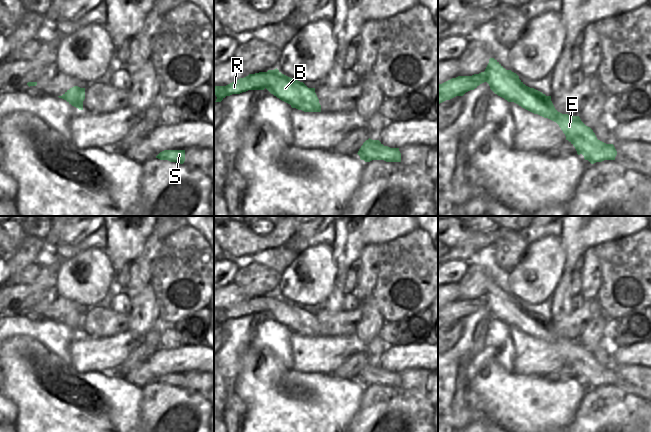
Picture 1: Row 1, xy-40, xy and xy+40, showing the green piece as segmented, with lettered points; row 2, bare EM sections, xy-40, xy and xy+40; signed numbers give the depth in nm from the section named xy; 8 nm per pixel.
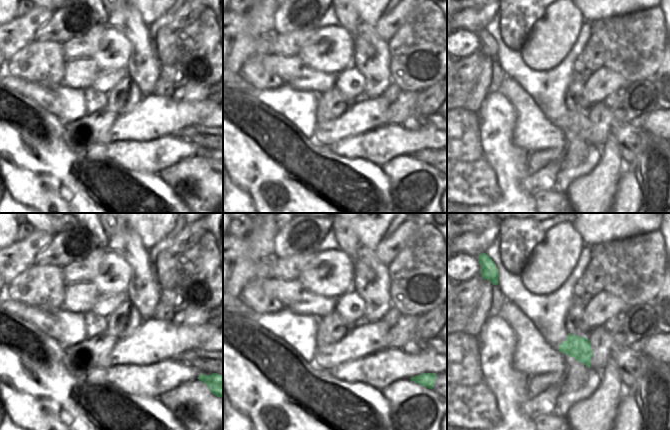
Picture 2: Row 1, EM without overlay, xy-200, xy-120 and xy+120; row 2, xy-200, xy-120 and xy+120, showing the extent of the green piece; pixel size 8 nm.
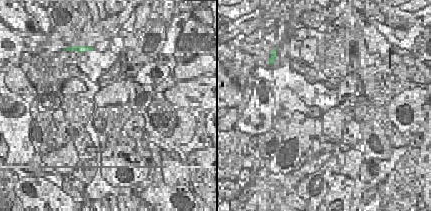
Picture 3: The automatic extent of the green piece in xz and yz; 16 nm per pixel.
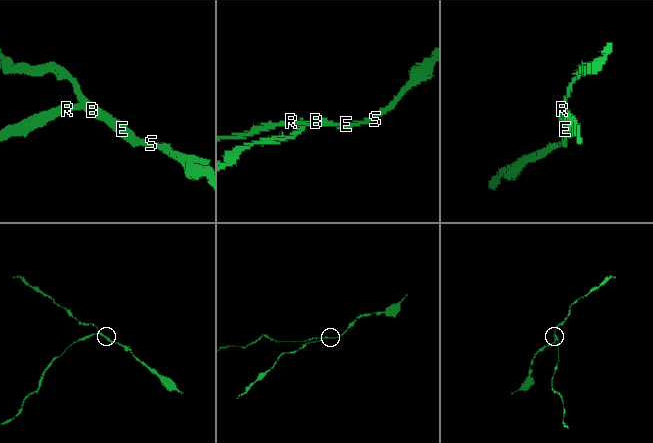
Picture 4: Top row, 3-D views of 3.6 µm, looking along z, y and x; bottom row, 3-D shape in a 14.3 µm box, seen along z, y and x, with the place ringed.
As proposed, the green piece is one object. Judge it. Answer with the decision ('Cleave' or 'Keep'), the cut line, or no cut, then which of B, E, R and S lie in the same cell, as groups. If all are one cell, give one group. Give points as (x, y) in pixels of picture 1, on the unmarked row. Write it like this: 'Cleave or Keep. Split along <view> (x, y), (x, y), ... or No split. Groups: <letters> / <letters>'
Cleave. Split along xy (267, 295), (270, 302), (269, 309), (266, 312). Groups: B E S / R.

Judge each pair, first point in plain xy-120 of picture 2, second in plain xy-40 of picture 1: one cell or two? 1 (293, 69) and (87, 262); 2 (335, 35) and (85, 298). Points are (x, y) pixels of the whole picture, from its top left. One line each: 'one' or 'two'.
1: two
2: one

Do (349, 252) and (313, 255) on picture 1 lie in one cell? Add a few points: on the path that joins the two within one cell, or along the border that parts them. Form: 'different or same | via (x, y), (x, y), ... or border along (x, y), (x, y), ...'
different | border along (330, 246), (336, 265), (336, 276)

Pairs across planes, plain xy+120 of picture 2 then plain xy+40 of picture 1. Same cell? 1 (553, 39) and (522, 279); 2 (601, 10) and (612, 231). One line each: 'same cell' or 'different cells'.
1: same cell
2: same cell

